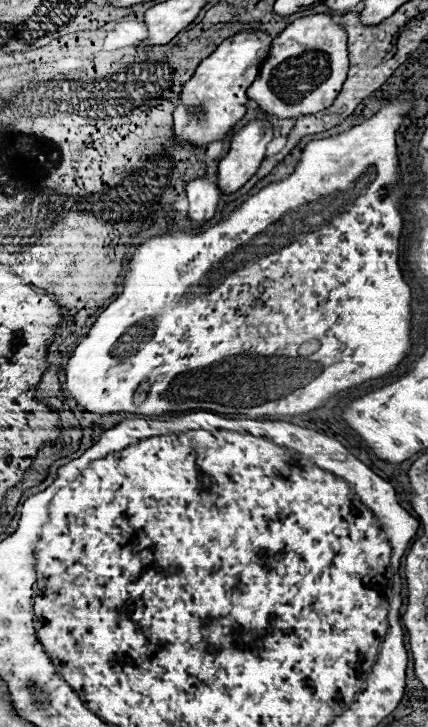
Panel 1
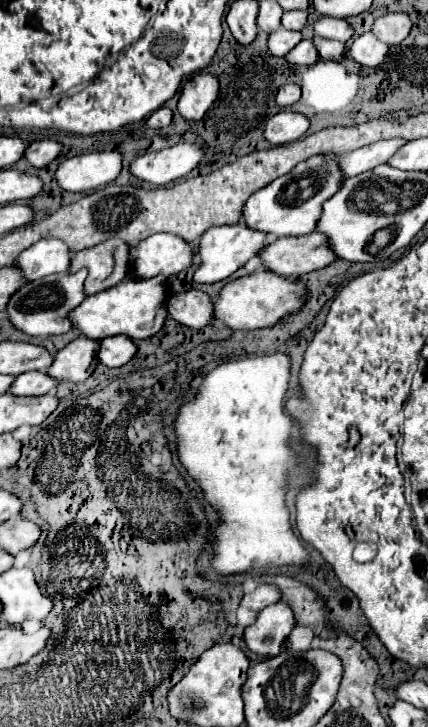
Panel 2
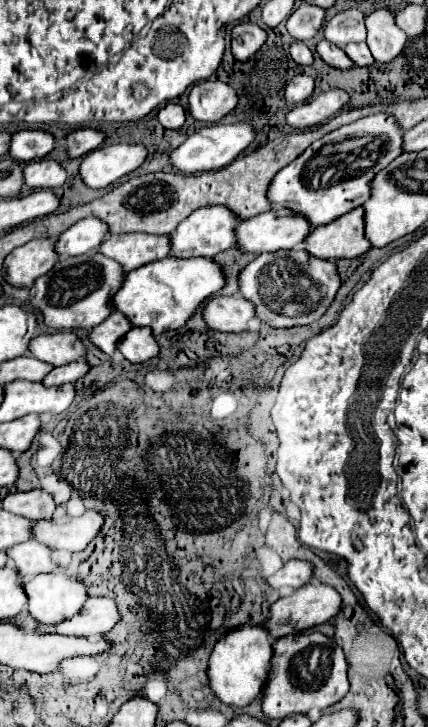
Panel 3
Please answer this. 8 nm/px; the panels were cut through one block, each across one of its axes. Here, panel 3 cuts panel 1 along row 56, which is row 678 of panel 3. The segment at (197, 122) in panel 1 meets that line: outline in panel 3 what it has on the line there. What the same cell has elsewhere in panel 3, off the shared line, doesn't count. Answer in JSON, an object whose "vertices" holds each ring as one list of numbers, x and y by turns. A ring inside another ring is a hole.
{"vertices":[[242,626,236,630,230,630,226,636,220,636,214,644,214,650,210,654,208,662,208,684,212,694,226,706,232,708,244,708,254,698,260,696,264,682,268,678,270,670,270,658,272,658,272,644,266,628,262,626]]}

